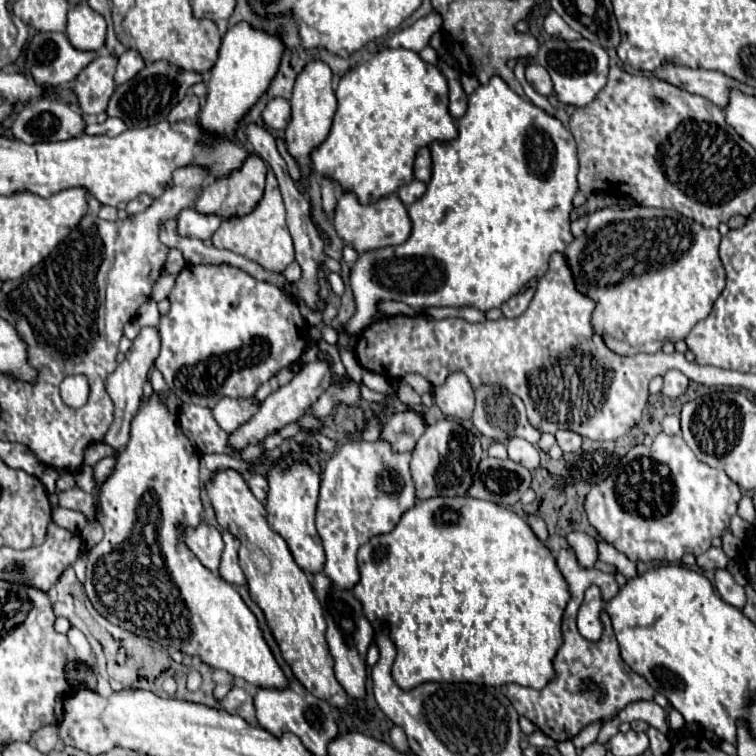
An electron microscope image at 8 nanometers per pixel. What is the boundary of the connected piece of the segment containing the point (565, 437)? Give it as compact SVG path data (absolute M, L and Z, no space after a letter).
M558 431L556 433L556 441L562 447L562 451L570 453L570 451L578 451L582 445L582 437L574 431Z

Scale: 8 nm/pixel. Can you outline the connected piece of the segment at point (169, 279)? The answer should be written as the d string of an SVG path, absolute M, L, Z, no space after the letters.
M160 275L160 279L152 287L152 299L154 301L166 299L168 293L172 291L172 287L174 287L174 281L176 281L176 275Z

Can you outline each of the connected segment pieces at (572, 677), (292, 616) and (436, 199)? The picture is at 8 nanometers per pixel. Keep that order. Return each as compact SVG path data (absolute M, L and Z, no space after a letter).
M562 549L556 555L556 563L570 587L570 601L568 601L568 607L566 607L564 619L562 619L564 645L560 647L558 657L556 657L558 677L540 691L530 689L530 687L520 687L520 685L504 685L502 693L512 701L518 715L524 715L526 719L530 719L544 735L552 737L554 741L566 741L566 739L572 739L574 735L578 735L588 723L598 721L598 719L608 721L620 709L624 709L628 703L640 701L640 699L652 699L656 691L650 687L650 683L642 675L634 673L620 659L618 641L616 641L611 620L605 612L600 615L600 621L604 626L604 635L598 643L584 639L576 629L578 607L582 603L584 591L592 583L596 583L601 589L603 599L612 599L620 589L614 575L582 567L576 559L576 553L568 551L568 549Z
M218 469L206 479L206 491L216 511L216 519L222 529L228 529L240 539L240 567L246 575L250 595L264 611L266 621L282 647L284 659L288 659L296 679L316 697L328 695L328 703L350 709L346 691L334 677L334 659L326 645L326 621L322 605L306 577L296 565L286 541L274 533L266 523L264 505L252 495L242 475L234 469Z
M492 77L488 85L480 85L472 95L468 103L468 111L464 117L458 121L458 139L448 141L448 143L432 143L432 181L428 183L426 193L414 201L408 207L410 219L412 219L412 233L406 239L406 243L396 245L396 247L382 247L374 251L360 253L352 271L350 271L350 287L354 293L356 301L356 315L348 321L348 333L350 335L360 335L370 323L372 317L376 315L378 303L380 301L402 301L414 309L424 309L424 307L476 307L480 311L488 311L494 307L500 307L506 299L512 295L518 295L518 291L534 277L542 277L548 269L548 259L554 251L564 251L568 243L574 239L570 233L570 211L572 211L572 197L578 191L578 159L576 159L576 141L572 139L572 133L556 119L550 117L546 111L538 109L532 105L528 99L516 95L500 77Z

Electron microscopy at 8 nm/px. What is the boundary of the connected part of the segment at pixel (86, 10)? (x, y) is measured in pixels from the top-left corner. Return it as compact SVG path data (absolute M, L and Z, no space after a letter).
M76 3L68 11L66 35L78 51L100 51L106 41L106 21L86 3Z

